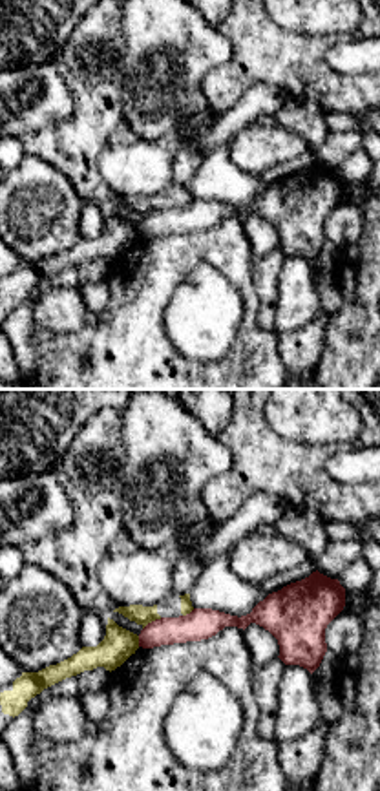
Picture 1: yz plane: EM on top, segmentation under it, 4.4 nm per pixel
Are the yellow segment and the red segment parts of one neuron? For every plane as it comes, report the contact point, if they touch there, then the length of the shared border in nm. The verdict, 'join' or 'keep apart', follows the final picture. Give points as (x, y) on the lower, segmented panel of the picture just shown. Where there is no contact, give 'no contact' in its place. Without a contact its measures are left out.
(152, 620) | 100 nm

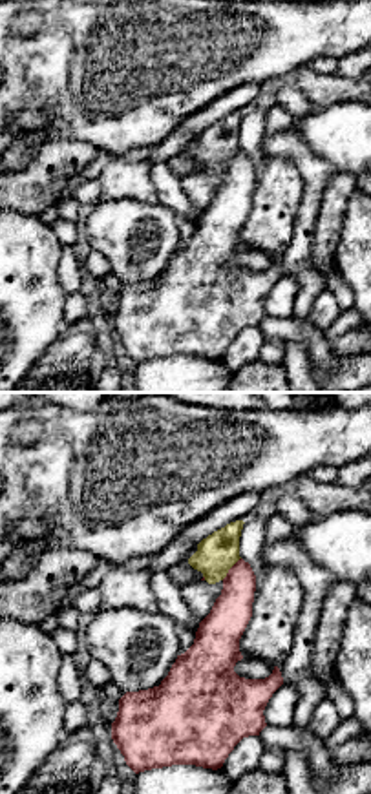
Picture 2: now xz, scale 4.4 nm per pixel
(231, 566) | 130 nm

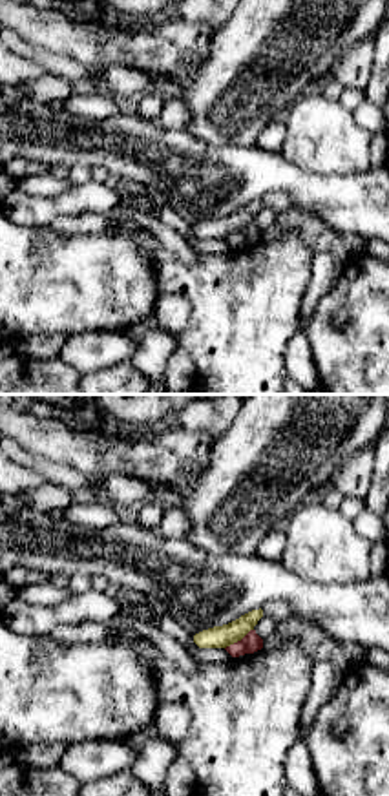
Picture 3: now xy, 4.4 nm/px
(238, 639) | 160 nm

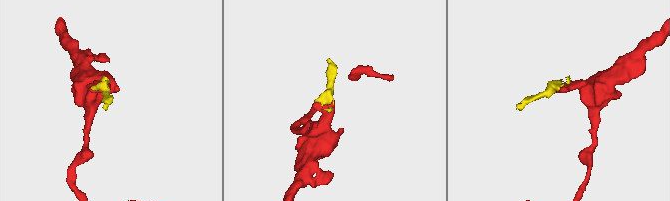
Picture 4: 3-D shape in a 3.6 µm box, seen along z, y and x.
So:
keep apart

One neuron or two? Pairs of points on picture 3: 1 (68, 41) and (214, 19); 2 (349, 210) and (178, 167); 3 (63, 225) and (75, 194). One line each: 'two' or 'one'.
1: two
2: one
3: two

